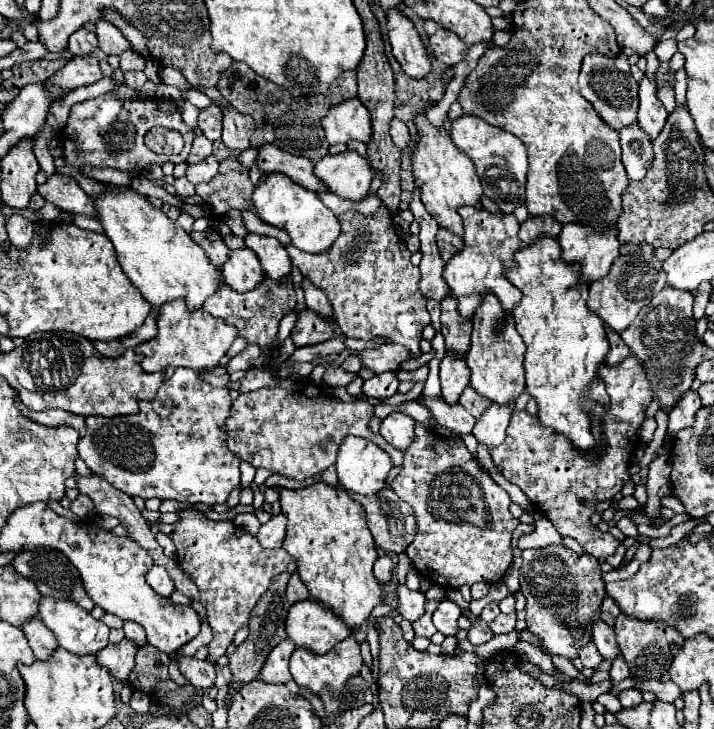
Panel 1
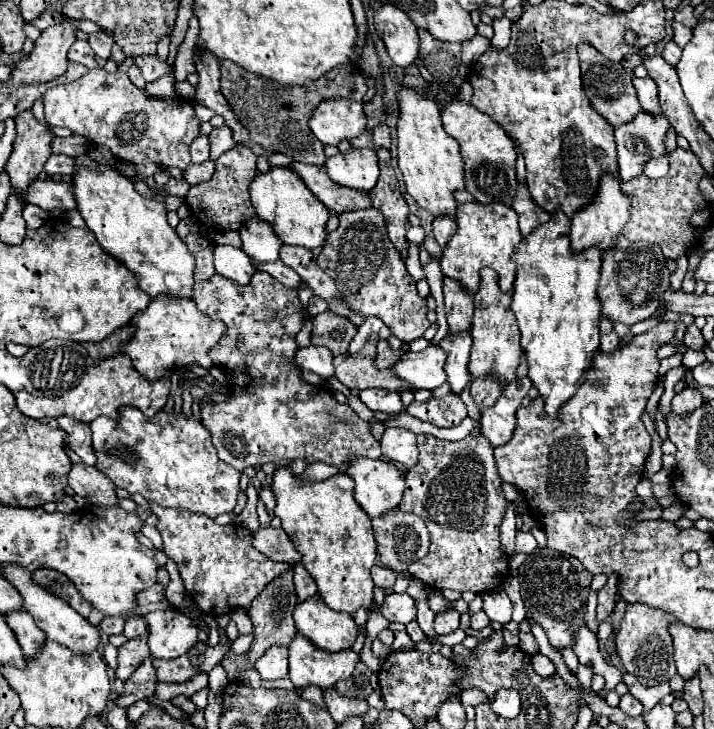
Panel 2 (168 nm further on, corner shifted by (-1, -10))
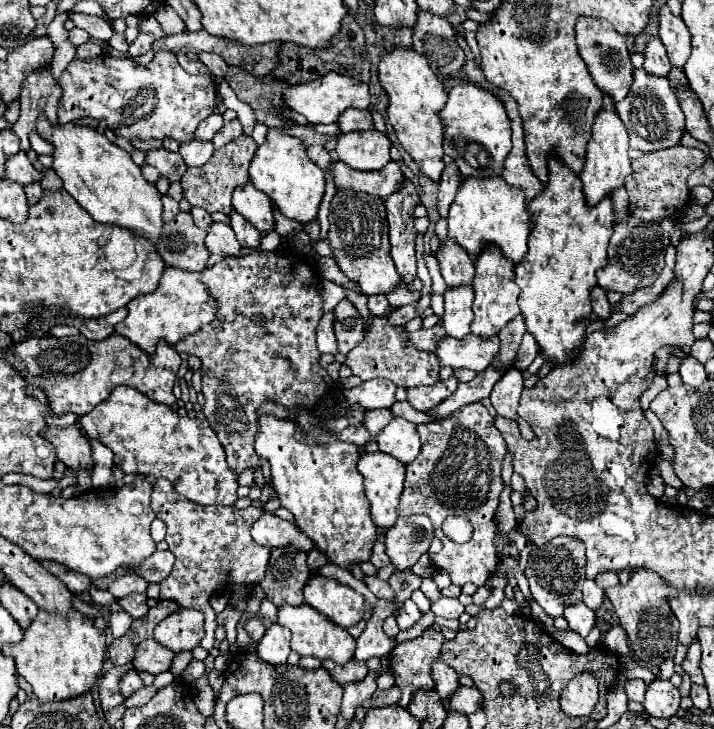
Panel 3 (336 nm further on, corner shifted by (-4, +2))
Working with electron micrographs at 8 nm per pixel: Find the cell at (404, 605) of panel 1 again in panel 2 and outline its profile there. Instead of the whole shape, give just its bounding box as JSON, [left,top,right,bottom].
[381,594,417,624]

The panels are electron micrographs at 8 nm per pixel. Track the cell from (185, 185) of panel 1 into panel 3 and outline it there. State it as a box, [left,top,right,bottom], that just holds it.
[146,148,186,182]

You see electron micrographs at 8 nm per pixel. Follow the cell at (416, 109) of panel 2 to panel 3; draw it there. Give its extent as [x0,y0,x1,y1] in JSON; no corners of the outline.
[378,50,446,182]

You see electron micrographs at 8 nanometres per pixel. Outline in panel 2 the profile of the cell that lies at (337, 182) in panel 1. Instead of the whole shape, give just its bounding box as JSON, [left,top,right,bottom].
[325,148,379,190]

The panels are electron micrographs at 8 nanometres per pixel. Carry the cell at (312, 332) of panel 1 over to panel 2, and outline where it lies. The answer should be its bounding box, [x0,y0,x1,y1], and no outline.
[311,310,357,356]

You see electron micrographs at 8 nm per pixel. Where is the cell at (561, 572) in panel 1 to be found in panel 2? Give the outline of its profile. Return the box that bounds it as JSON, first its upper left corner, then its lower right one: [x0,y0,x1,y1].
[519,548,591,648]

